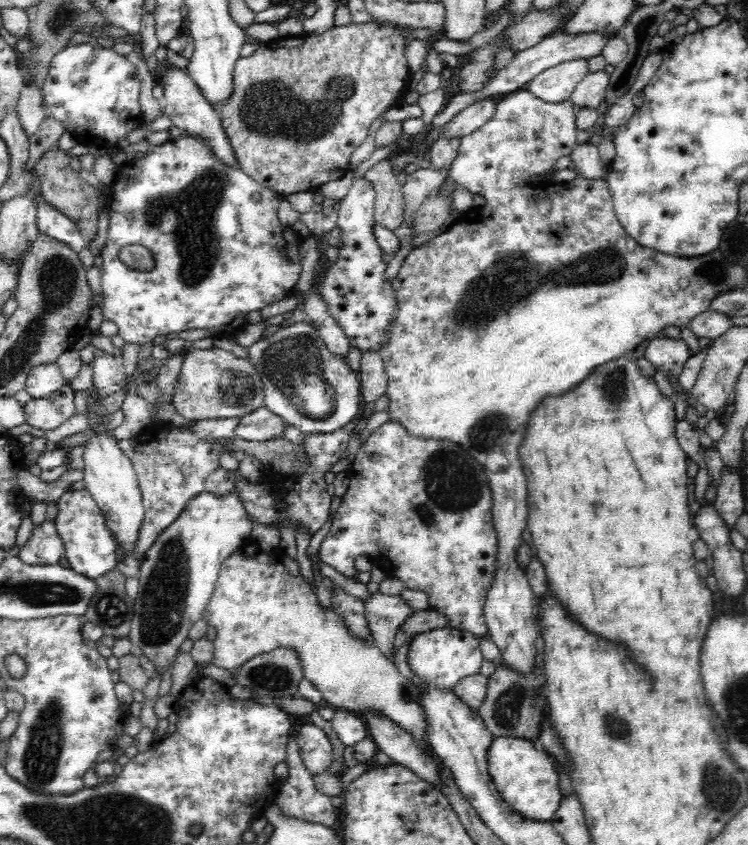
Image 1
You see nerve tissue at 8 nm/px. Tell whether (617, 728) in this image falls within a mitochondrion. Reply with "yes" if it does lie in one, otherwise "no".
yes

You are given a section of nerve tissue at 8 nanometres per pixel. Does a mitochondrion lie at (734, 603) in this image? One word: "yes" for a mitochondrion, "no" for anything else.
no

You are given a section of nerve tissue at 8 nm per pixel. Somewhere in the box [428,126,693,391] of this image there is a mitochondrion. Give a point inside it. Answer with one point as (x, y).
(605, 265)

